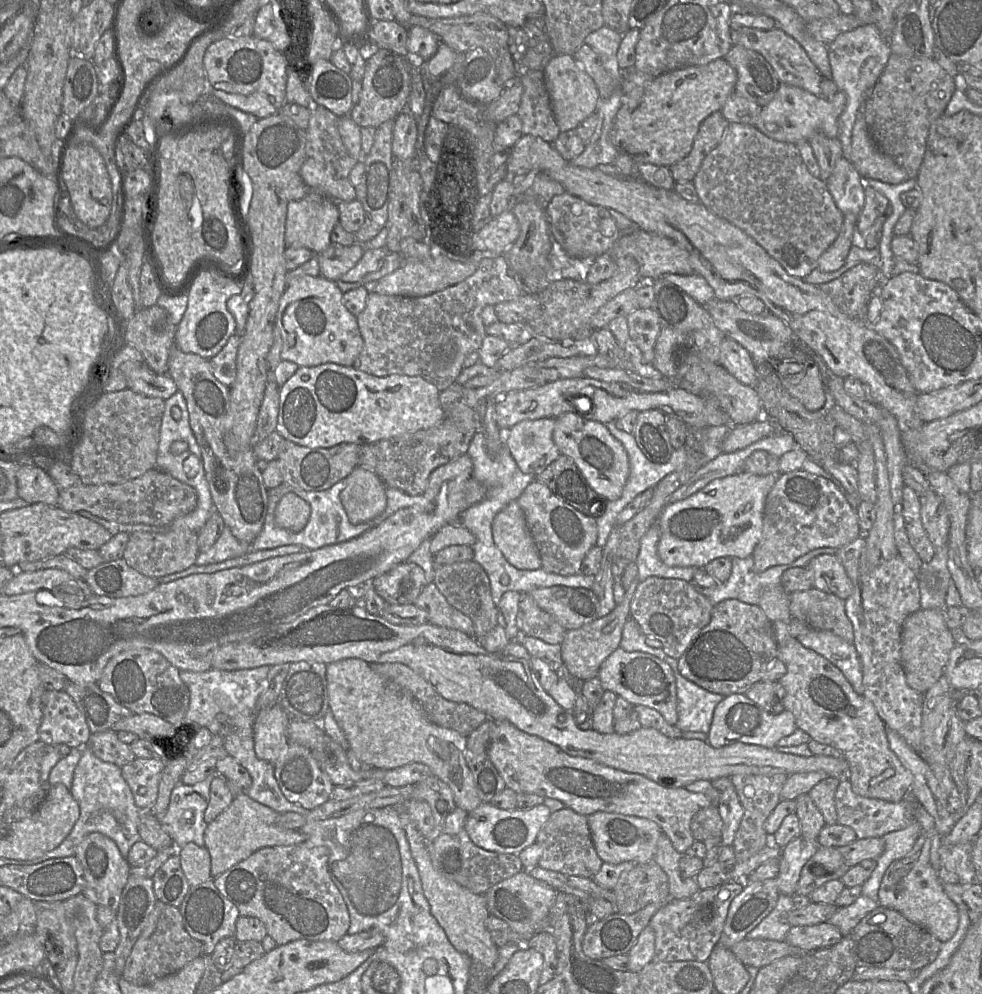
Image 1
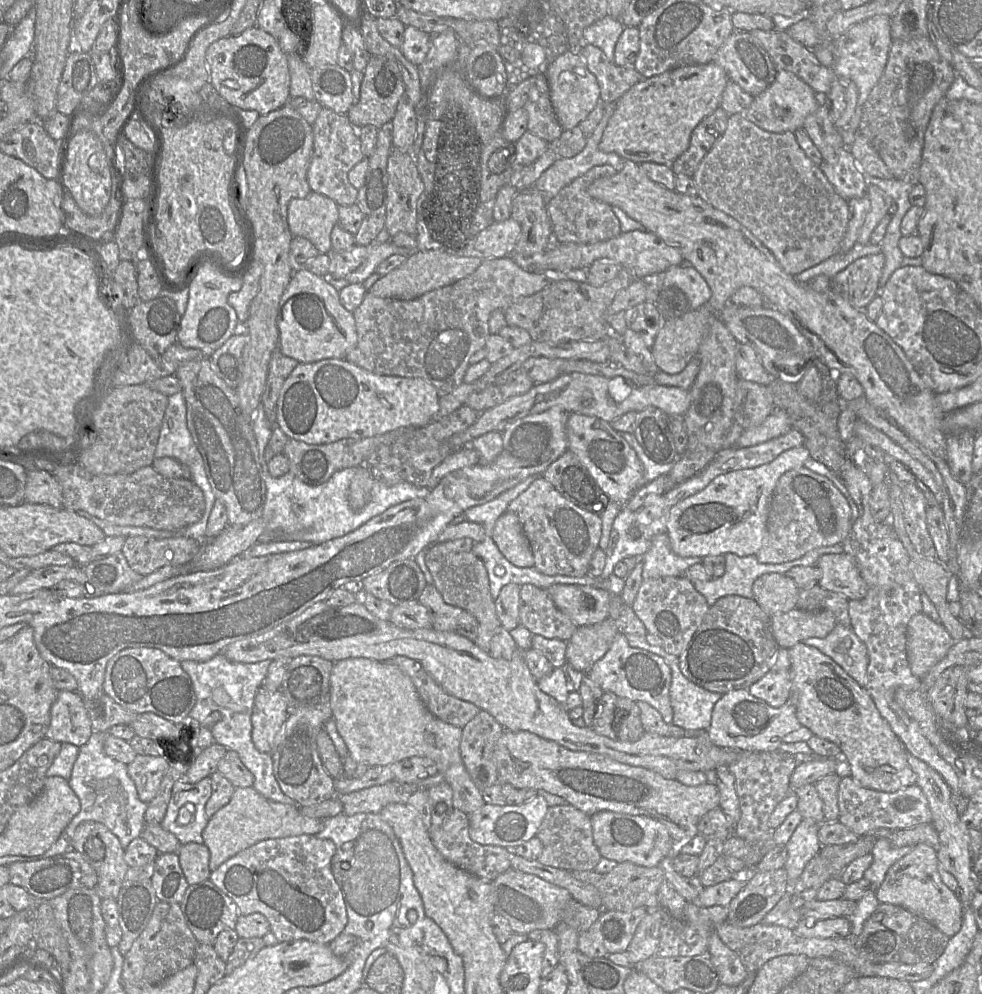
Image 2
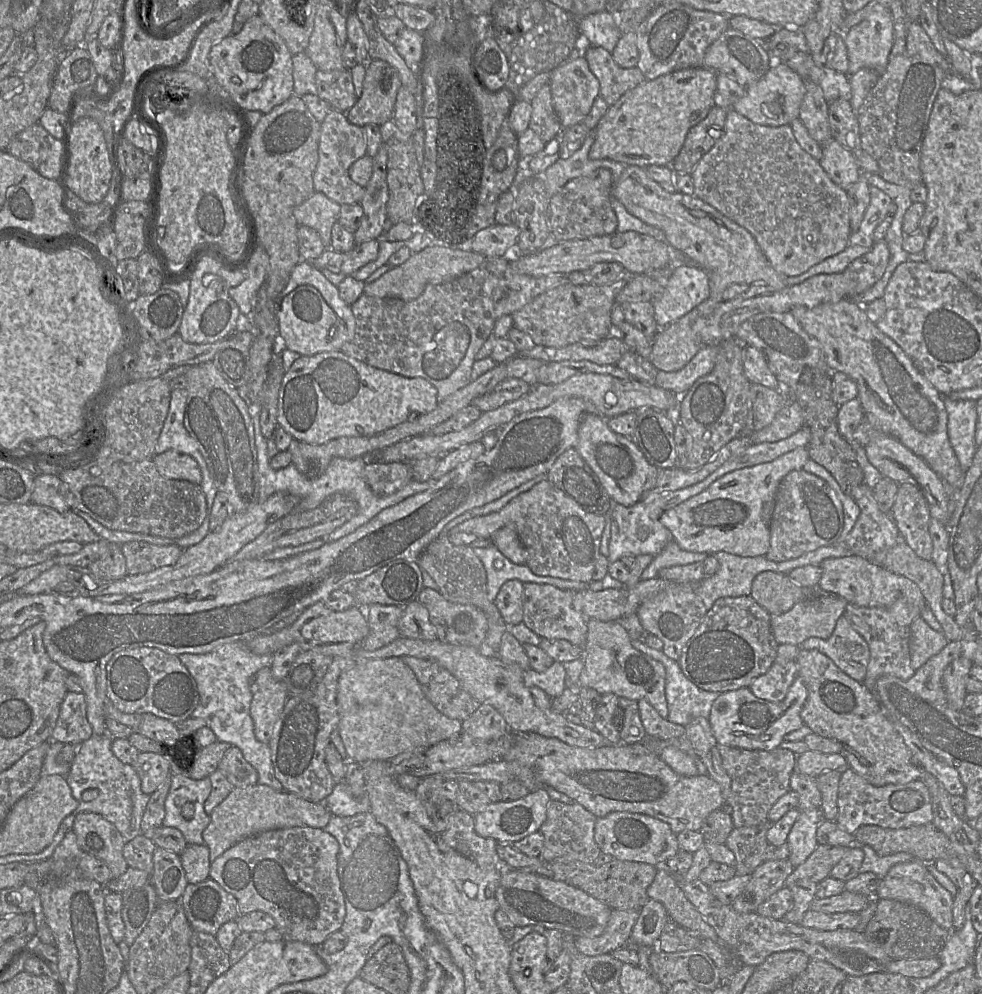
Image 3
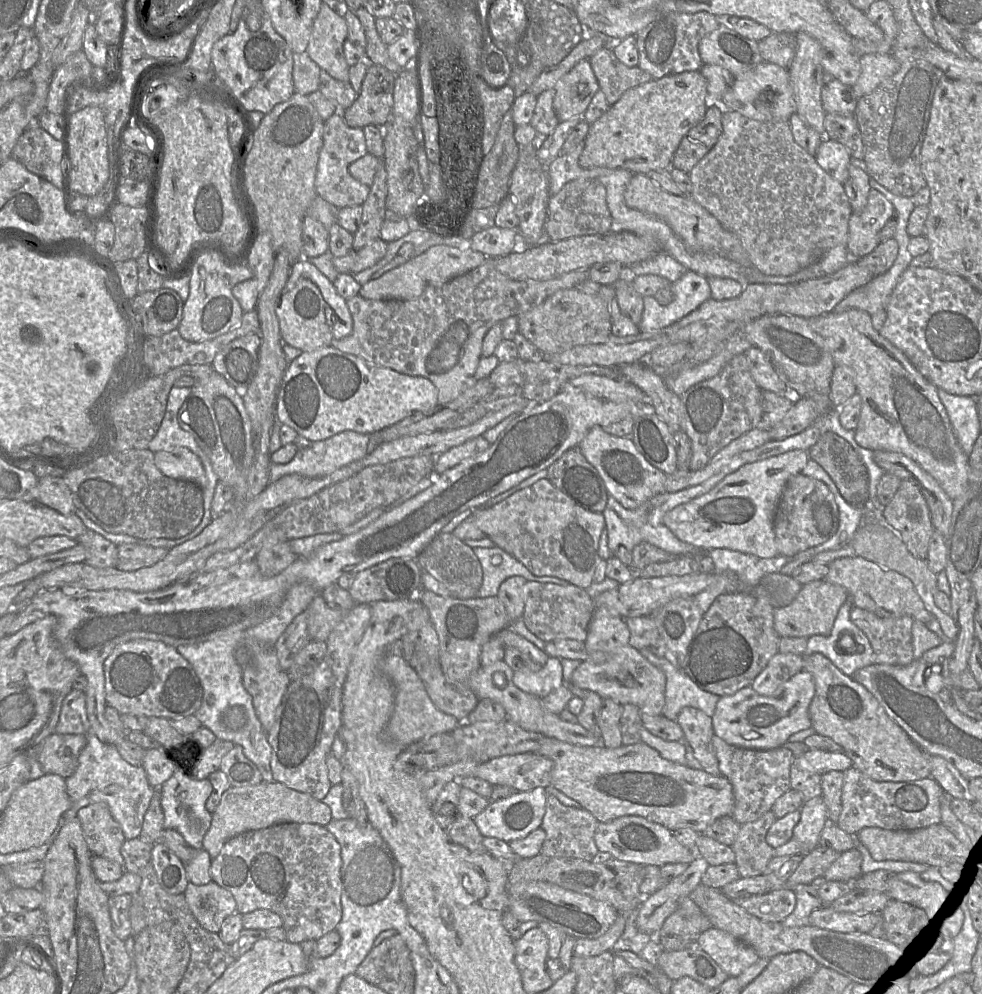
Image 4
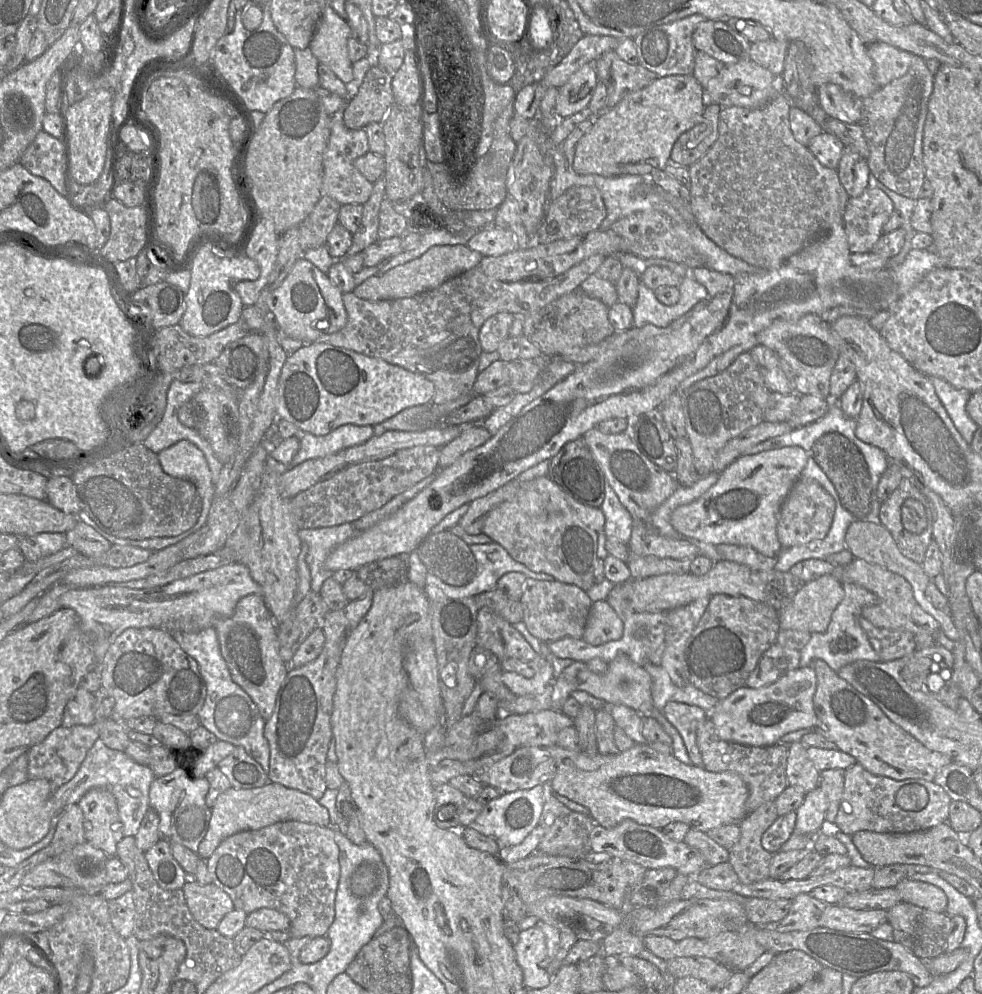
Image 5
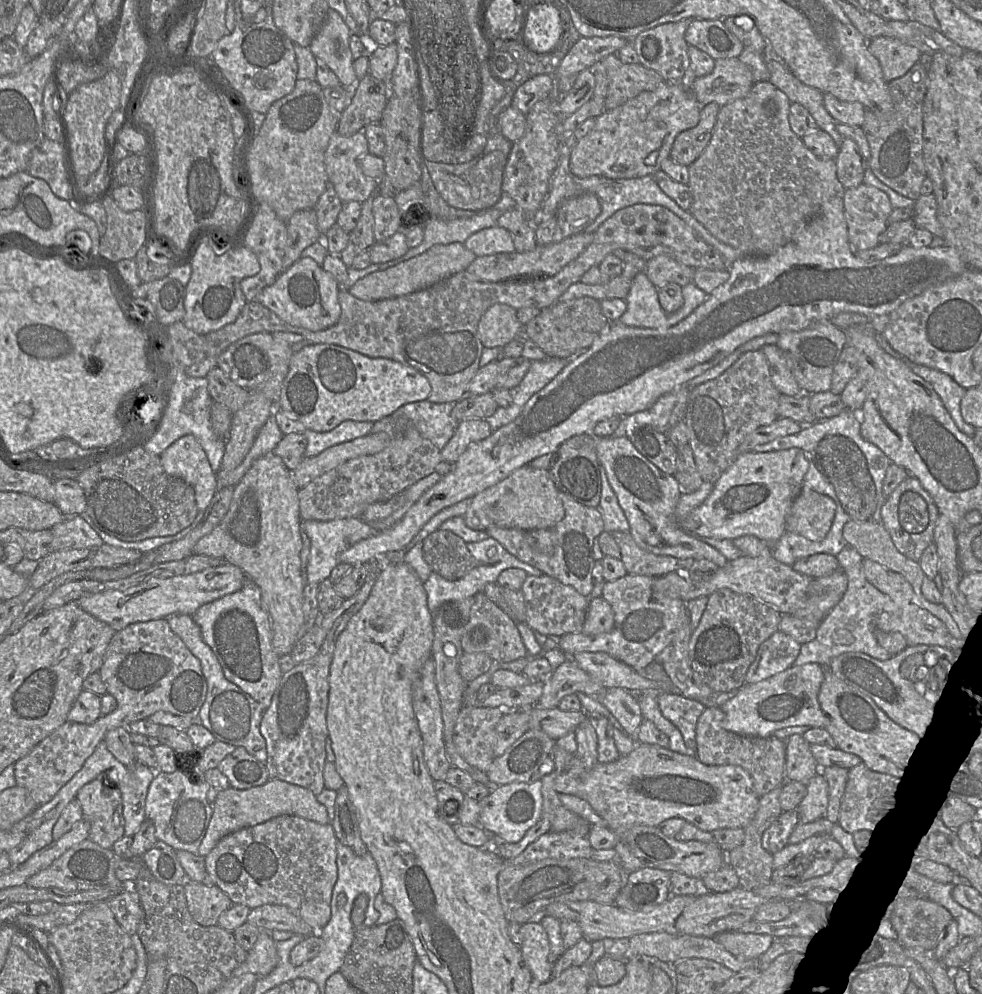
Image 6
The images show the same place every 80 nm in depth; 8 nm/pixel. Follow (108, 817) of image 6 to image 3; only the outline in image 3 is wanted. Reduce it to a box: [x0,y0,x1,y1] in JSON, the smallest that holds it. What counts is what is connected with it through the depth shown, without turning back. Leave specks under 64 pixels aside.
[72,812,128,879]

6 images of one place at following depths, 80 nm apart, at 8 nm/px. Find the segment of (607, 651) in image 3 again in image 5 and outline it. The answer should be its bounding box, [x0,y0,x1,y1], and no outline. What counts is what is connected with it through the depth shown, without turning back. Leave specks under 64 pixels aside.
[550,600,654,717]

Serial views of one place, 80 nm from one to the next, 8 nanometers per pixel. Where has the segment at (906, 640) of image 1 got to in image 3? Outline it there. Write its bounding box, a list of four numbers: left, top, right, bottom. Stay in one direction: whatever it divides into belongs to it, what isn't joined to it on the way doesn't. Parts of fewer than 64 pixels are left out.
[909,616,948,671]

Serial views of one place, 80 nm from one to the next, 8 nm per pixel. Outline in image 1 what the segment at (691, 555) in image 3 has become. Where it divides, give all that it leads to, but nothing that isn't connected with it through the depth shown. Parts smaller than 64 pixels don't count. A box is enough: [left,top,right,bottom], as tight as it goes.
[636,520,699,582]

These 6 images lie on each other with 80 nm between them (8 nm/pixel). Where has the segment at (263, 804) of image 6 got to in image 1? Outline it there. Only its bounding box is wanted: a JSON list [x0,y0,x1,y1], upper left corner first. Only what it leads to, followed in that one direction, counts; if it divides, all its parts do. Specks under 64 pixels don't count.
[204,791,306,877]

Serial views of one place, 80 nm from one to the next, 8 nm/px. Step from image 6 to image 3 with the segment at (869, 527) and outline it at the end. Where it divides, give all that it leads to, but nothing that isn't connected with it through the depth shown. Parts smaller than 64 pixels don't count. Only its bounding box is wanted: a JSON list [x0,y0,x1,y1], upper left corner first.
[882,537,962,642]

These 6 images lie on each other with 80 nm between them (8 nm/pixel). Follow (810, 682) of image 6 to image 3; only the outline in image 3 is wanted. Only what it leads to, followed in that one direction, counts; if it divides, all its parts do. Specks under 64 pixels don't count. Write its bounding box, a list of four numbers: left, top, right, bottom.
[709,677,807,751]

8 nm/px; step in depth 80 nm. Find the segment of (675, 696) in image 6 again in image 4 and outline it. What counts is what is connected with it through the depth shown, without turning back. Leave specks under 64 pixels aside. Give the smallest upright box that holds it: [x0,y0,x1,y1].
[676,707,721,776]

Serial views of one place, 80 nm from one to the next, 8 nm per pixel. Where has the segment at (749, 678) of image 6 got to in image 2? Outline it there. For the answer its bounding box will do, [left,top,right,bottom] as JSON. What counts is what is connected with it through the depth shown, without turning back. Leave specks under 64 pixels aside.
[748,670,791,708]

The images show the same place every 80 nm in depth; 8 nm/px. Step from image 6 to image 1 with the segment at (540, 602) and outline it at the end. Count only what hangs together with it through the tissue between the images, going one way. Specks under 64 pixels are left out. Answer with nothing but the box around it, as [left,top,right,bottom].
[517,593,567,644]

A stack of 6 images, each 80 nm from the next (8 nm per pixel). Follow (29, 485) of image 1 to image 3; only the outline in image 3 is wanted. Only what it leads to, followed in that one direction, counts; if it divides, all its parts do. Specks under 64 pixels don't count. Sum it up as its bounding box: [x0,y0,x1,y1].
[31,474,70,513]

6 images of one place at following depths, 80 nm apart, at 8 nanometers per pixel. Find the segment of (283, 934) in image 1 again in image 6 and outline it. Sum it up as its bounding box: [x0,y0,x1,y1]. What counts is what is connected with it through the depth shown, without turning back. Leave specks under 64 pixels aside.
[204,815,337,932]

